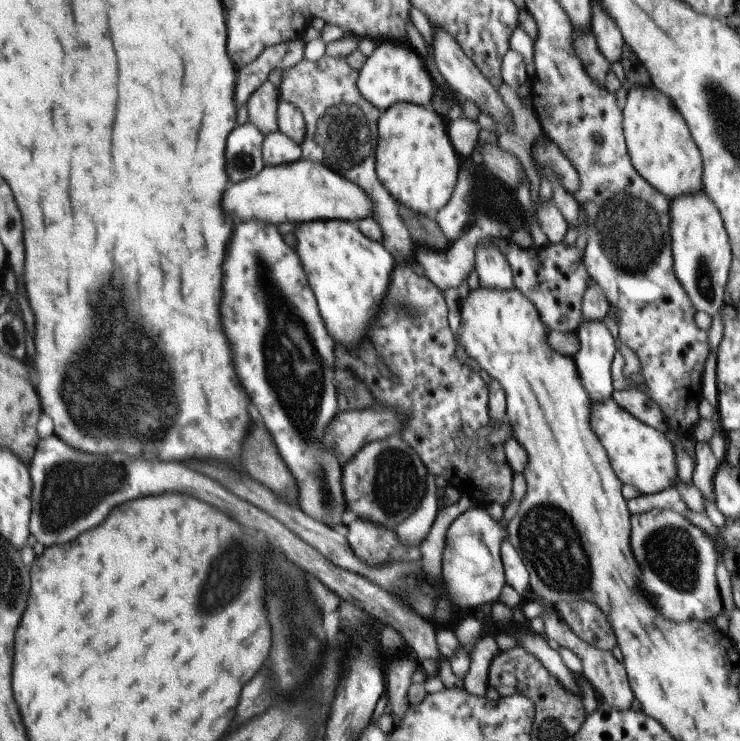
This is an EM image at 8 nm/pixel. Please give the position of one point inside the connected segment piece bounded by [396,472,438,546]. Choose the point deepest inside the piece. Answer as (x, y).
(411, 532)

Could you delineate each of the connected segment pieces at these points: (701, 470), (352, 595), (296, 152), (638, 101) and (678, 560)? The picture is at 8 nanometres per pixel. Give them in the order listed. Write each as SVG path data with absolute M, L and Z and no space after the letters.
M698 441L695 450L696 460L692 483L702 493L704 499L715 502L713 478L720 462L716 461L709 442Z
M48 436L38 442L38 448L29 460L29 471L33 482L31 490L32 512L30 517L30 532L38 542L44 546L52 544L64 544L72 542L80 536L80 532L86 532L100 524L108 512L116 506L120 506L126 500L138 498L138 496L150 496L160 492L184 492L190 496L196 496L198 500L204 500L212 506L218 506L220 510L228 512L234 520L238 520L246 528L260 530L278 550L282 550L296 566L306 570L308 574L316 576L320 582L324 582L328 588L332 588L342 600L356 604L358 608L366 610L368 614L376 616L382 622L392 624L394 628L400 628L404 632L404 638L408 640L410 648L414 650L418 660L440 660L440 650L436 646L436 630L428 622L420 620L420 616L414 616L404 608L394 596L390 596L380 586L368 582L364 576L358 576L354 572L336 568L332 562L328 562L319 550L308 546L304 540L288 530L282 522L266 514L264 510L256 508L254 504L240 500L226 488L222 488L218 482L186 468L178 466L178 462L162 462L162 460L144 460L142 456L132 458L124 452L114 454L95 455L87 452L78 452L58 436Z
M278 130L264 135L261 156L265 166L291 163L302 157L301 146Z
M632 87L623 109L623 135L634 168L670 201L703 188L702 156L672 100L656 88Z
M673 510L631 514L632 552L642 568L641 589L672 620L714 621L722 610L716 582L718 546L707 532Z

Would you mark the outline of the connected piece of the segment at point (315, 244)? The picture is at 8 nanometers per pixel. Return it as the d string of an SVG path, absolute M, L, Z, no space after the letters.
M338 219L297 223L292 233L296 236L295 251L304 264L328 332L336 342L360 344L374 322L372 318L380 300L386 294L394 268L392 255L380 242L366 238L352 221Z

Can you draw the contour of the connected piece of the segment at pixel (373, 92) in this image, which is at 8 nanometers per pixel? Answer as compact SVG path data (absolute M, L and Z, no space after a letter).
M388 40L377 43L372 55L366 59L359 71L357 85L362 96L381 112L397 102L430 108L436 86L423 58L407 41L400 43Z

